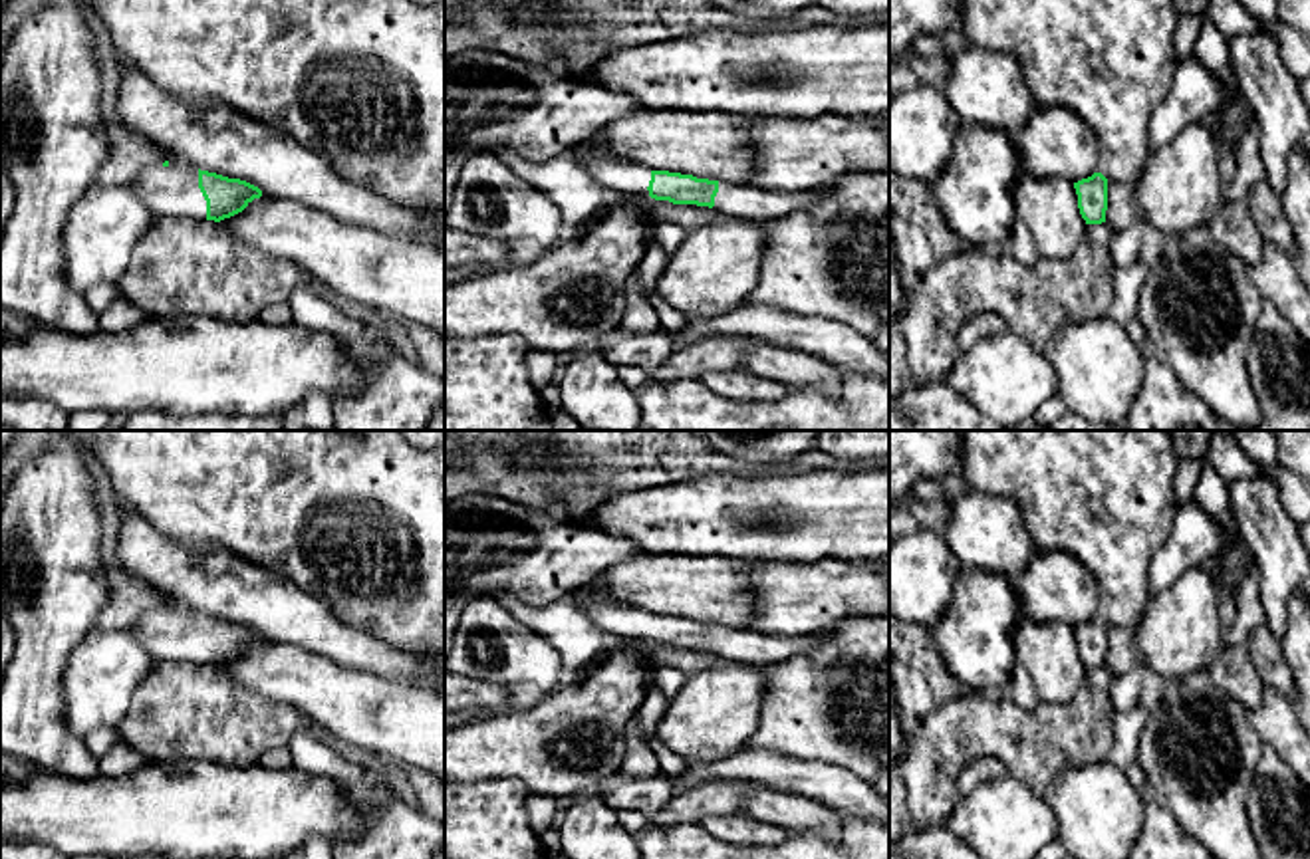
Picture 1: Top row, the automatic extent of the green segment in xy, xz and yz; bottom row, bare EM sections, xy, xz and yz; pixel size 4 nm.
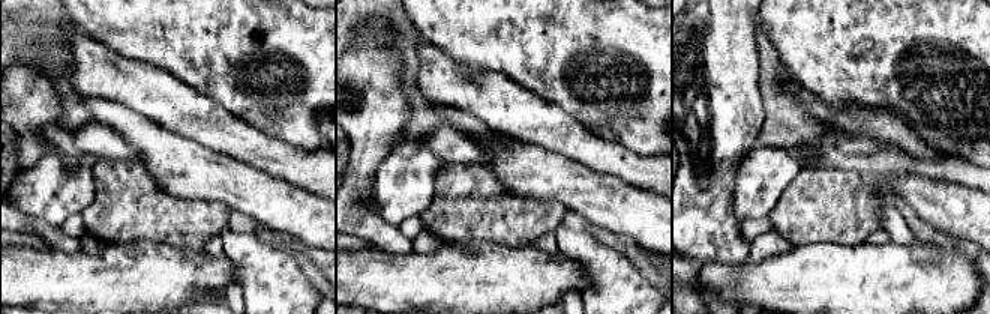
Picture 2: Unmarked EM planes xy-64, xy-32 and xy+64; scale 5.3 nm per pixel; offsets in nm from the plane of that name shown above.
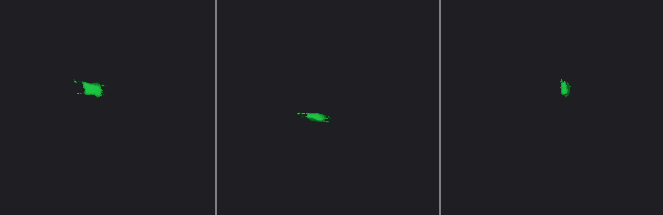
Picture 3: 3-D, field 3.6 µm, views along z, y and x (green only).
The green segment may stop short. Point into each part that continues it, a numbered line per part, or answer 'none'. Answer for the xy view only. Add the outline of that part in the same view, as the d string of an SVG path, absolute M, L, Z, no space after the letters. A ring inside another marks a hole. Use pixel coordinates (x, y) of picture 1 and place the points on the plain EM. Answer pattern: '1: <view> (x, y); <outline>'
1: xy (167, 635); M153 607L129 631L157 661L206 665L206 645L198 633L198 613L189 607Z

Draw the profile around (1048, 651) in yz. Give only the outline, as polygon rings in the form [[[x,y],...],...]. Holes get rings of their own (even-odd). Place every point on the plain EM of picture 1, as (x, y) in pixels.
[[[1020,615],[1012,631],[1012,651],[1040,702],[1070,700],[1086,678],[1088,669],[1078,653],[1074,627],[1068,623],[1032,623]]]

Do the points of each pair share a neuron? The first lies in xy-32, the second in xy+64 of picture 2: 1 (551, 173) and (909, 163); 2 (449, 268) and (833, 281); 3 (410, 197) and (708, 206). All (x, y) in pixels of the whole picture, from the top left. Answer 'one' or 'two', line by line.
1: two
2: one
3: two

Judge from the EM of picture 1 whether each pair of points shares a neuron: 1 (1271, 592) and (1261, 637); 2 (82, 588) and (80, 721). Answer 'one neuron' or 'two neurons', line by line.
1: two neurons
2: two neurons

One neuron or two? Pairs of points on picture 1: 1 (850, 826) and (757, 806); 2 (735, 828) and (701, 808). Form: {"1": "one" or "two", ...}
{"1": "two", "2": "two"}

